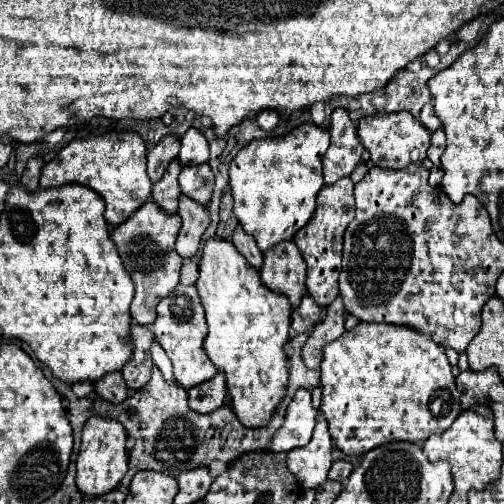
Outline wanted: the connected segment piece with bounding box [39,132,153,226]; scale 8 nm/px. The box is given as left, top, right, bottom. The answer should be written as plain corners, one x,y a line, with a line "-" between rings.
109,132
69,142
49,164
43,166
39,188
81,184
105,200
105,220
111,226
123,224
137,208
151,198
151,180
145,170
147,146
137,132

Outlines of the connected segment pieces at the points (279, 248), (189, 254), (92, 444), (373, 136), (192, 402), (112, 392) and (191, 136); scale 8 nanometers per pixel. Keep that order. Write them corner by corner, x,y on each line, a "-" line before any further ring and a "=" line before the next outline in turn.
281,242
263,254
265,262
261,268
261,282
289,298
291,306
297,308
305,290
305,262
293,242
=
181,196
177,214
183,218
183,226
177,236
175,250
181,258
195,258
201,236
209,226
207,208
201,208
201,204
193,204
193,200
=
99,418
87,420
83,428
81,448
77,456
77,488
85,496
103,496
119,486
127,472
127,448
125,448
125,428
113,418
=
393,112
393,114
371,114
359,120
357,136
365,150
371,154
371,162
379,168
405,168
409,164
421,164
427,158
427,148
431,134
429,130
413,118
409,112
=
217,372
211,380
197,384
193,388
187,390
187,398
189,398
189,408
201,414
209,414
217,408
221,408
225,404
225,374
=
113,372
113,374
105,376
101,382
95,382
93,388
99,398
103,398
111,404
121,404
127,398
127,390
129,390
121,372
=
189,128
185,132
185,136
181,138
181,152
179,152
177,160
181,166
203,164
209,160
209,144
199,130

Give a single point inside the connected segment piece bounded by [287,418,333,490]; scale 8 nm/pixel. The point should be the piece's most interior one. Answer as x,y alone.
310,464

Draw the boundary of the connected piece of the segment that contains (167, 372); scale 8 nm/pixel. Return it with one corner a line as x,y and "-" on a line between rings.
153,342
153,346
151,346
151,356
153,356
155,366
161,370
163,378
165,378
169,384
175,384
175,378
173,378
173,372
171,372
171,360
167,358
165,350
163,350
157,342

